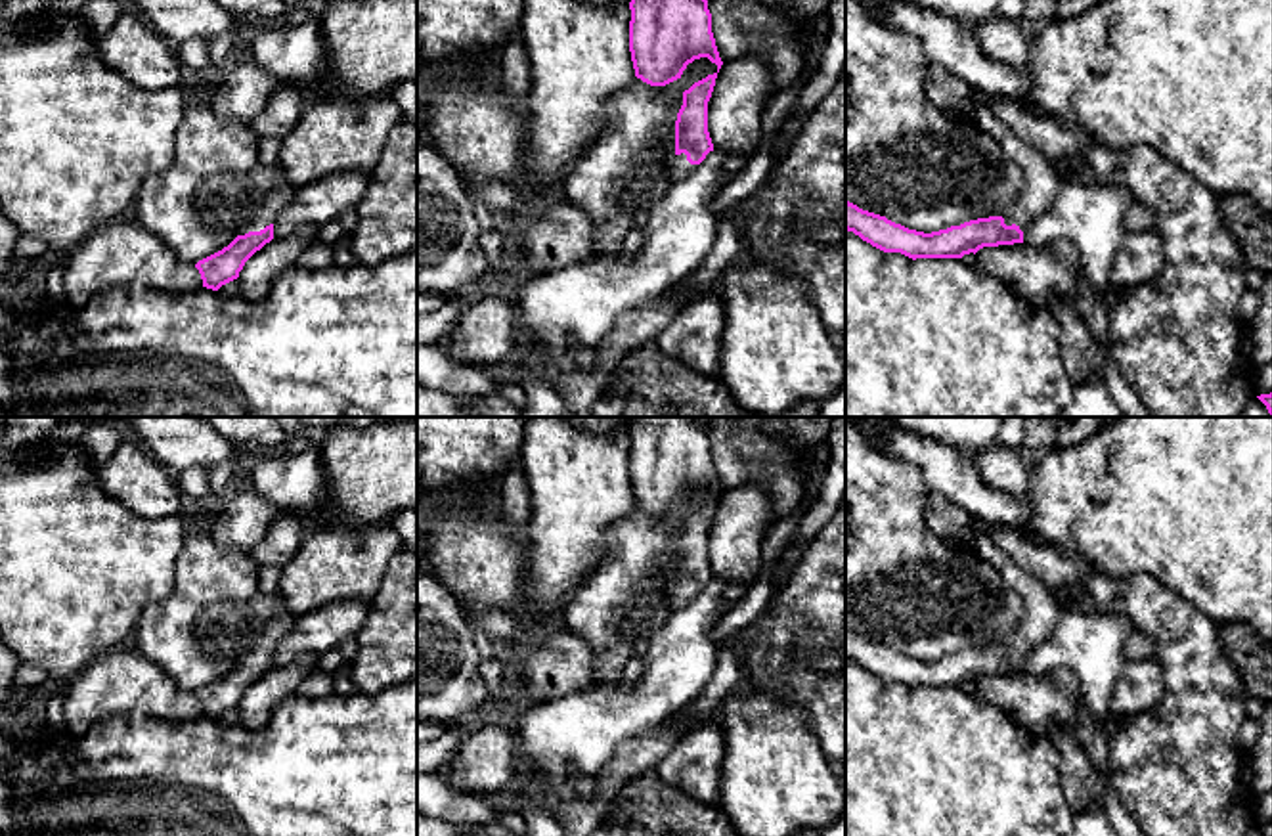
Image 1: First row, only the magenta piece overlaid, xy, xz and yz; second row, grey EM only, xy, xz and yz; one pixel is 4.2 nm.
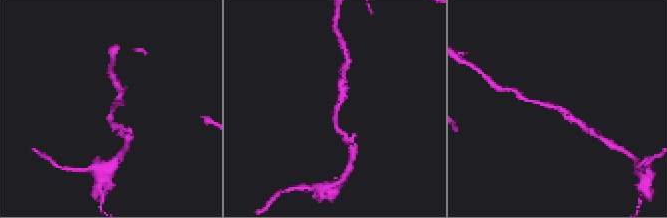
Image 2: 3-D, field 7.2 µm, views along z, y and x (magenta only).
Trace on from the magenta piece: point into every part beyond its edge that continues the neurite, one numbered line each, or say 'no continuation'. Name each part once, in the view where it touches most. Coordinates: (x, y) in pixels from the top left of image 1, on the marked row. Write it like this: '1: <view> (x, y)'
1: xy (280, 196)

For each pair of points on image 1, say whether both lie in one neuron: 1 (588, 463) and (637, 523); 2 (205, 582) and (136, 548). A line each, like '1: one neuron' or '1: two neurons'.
1: two neurons
2: two neurons

